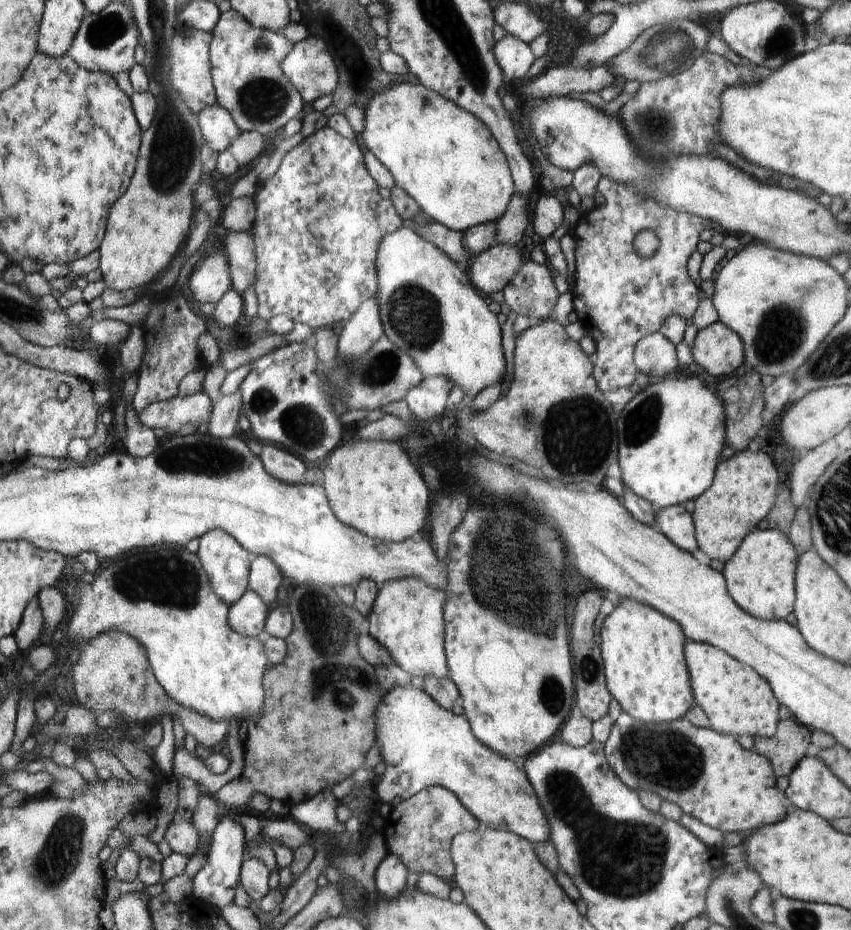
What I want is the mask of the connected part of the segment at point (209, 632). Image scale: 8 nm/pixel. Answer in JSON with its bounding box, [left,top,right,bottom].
[68,548,272,731]

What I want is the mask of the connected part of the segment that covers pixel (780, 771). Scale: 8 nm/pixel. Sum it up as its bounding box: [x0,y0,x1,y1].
[752,717,812,778]

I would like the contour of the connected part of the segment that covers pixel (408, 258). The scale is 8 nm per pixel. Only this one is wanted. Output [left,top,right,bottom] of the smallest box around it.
[376,225,504,400]

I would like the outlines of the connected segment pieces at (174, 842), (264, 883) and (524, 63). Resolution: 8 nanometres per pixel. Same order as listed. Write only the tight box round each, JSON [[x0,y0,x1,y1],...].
[[164,820,199,857],[239,857,270,903],[496,34,536,86]]

